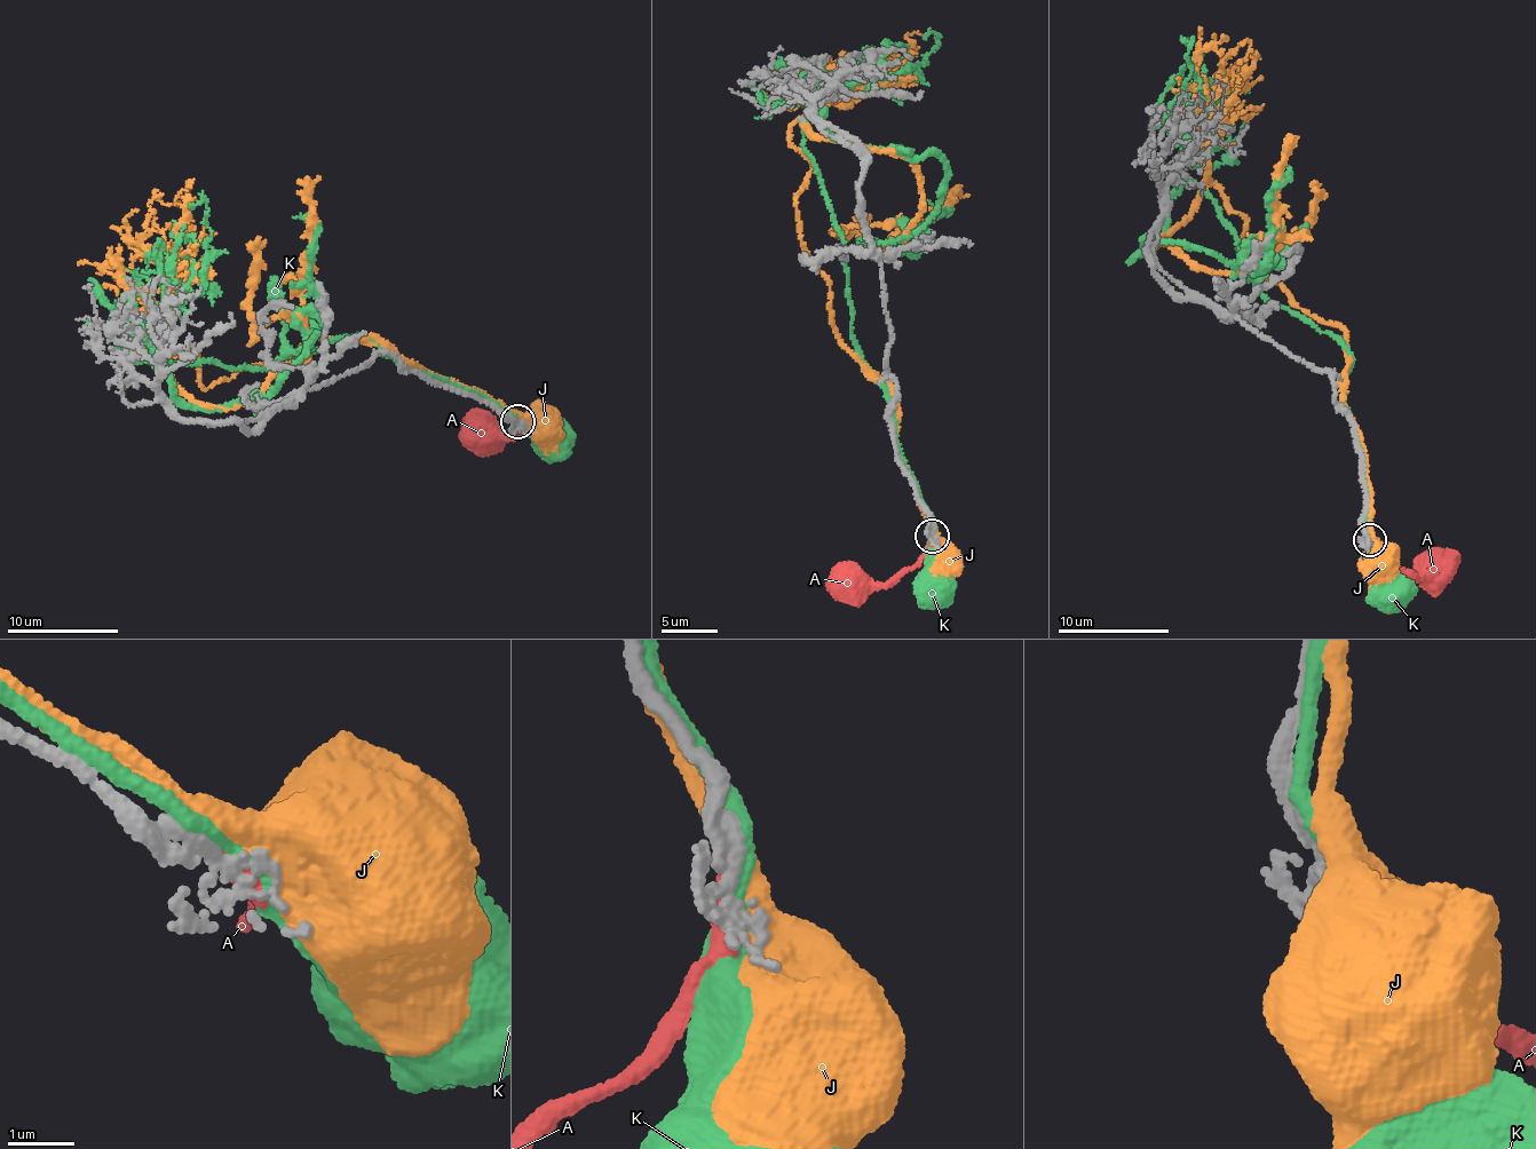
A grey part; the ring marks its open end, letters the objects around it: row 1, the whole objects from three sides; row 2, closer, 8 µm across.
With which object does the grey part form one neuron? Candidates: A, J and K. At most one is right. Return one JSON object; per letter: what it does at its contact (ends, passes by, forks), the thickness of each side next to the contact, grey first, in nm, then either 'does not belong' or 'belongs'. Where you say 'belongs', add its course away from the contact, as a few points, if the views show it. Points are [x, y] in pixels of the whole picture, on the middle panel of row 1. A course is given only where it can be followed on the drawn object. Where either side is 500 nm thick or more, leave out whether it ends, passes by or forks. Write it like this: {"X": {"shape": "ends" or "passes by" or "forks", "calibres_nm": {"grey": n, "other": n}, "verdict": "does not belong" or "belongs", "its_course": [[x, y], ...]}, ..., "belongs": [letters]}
{"A": {"shape": "ends", "calibres_nm": {"grey": 180, "other": 320}, "verdict": "belongs", "its_course": [[931, 533], [925, 556], [883, 586], [870, 581], [856, 592], [846, 583]]}, "J": {"calibres_nm": {"grey": 140, "other": 750}, "verdict": "does not belong"}, "K": {"shape": "passes by", "calibres_nm": {"grey": 180, "other": 280}, "verdict": "does not belong"}, "belongs": ["A"]}

